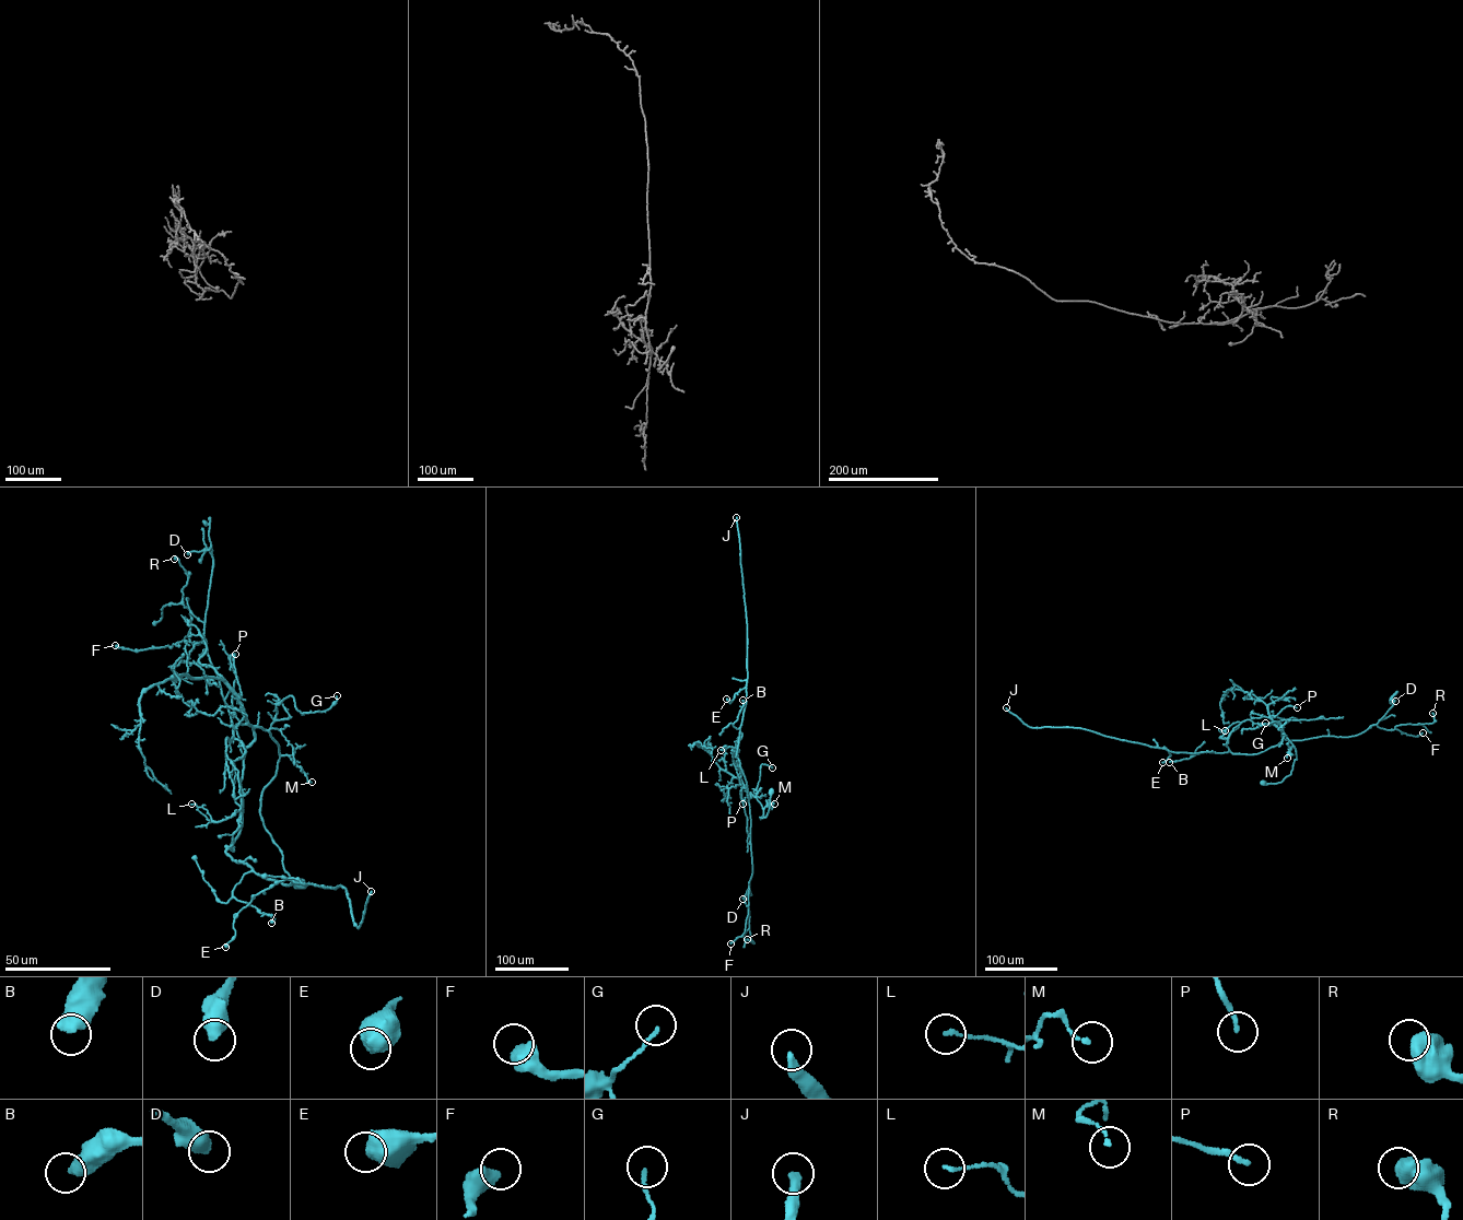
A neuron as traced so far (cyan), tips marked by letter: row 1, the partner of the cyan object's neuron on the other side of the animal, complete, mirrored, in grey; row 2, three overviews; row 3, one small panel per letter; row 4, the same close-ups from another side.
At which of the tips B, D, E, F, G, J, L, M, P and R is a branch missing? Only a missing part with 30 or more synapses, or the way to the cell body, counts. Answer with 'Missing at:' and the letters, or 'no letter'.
Missing at: J

